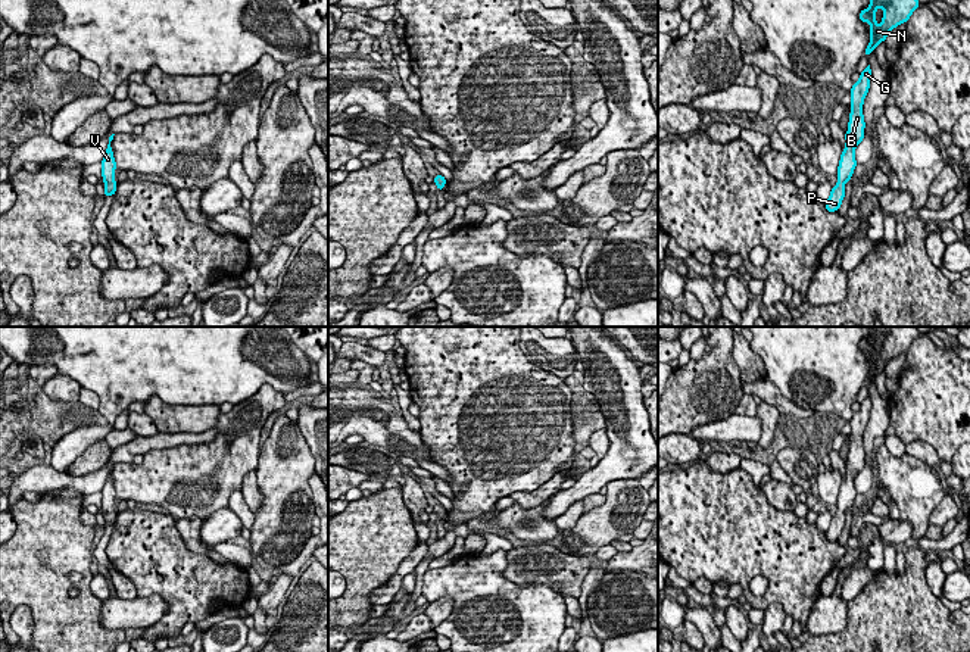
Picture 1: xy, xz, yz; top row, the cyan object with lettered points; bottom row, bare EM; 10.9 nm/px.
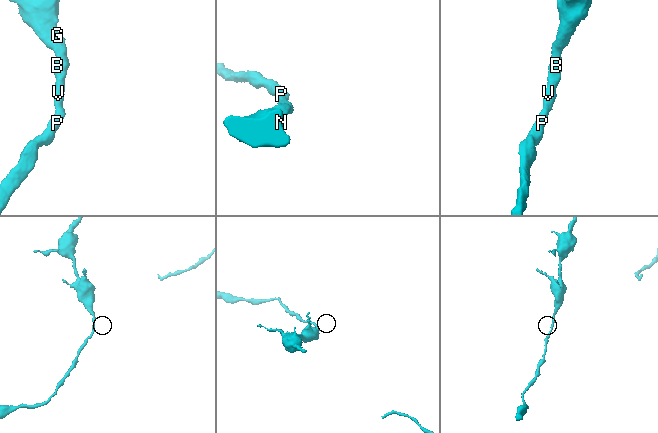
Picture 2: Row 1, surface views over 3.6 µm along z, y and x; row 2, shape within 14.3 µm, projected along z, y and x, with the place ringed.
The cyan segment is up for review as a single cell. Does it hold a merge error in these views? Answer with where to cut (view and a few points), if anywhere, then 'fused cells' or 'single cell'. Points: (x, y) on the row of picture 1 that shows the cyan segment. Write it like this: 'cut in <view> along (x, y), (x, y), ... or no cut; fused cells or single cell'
no cut; single cell

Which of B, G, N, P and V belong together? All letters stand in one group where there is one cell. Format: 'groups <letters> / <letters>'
groups B G N P V

